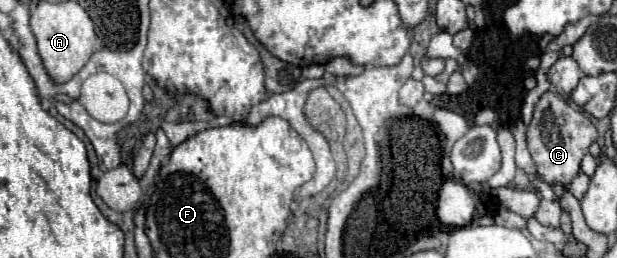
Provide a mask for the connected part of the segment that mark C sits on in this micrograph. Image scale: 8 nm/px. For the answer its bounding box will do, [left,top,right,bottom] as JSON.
[528,91,598,185]

